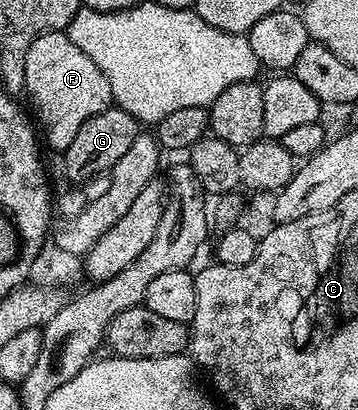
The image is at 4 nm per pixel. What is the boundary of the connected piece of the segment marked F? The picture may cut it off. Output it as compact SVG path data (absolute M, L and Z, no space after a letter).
M47 31L30 43L25 57L24 90L38 112L40 123L45 127L44 142L47 141L59 153L73 143L81 125L89 117L103 112L113 103L108 79L97 68L96 63L82 53L63 31Z

